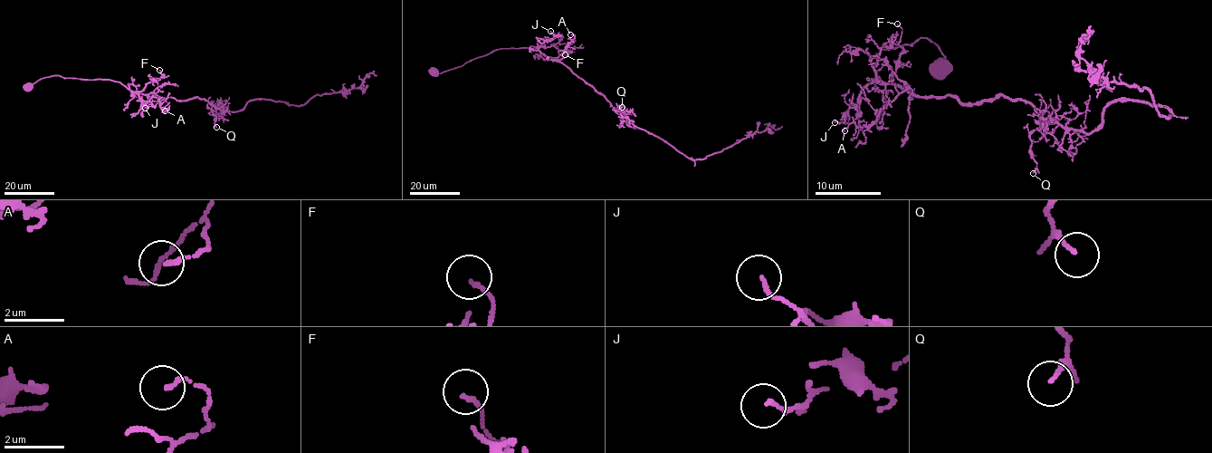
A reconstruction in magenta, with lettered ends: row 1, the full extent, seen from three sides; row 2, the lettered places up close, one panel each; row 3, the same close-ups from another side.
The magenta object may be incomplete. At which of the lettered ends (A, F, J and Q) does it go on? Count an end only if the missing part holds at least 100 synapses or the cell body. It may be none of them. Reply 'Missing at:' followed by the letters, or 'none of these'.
Missing at: none of these

